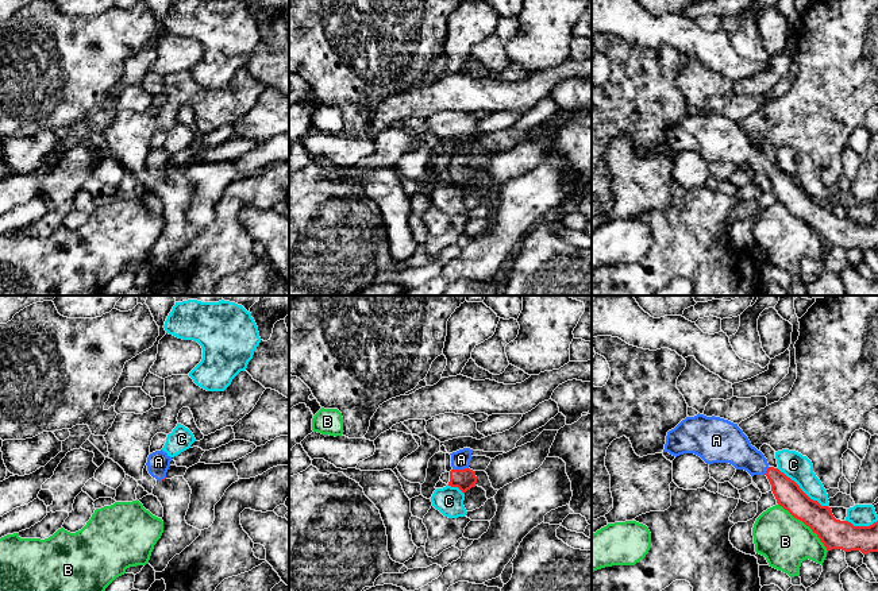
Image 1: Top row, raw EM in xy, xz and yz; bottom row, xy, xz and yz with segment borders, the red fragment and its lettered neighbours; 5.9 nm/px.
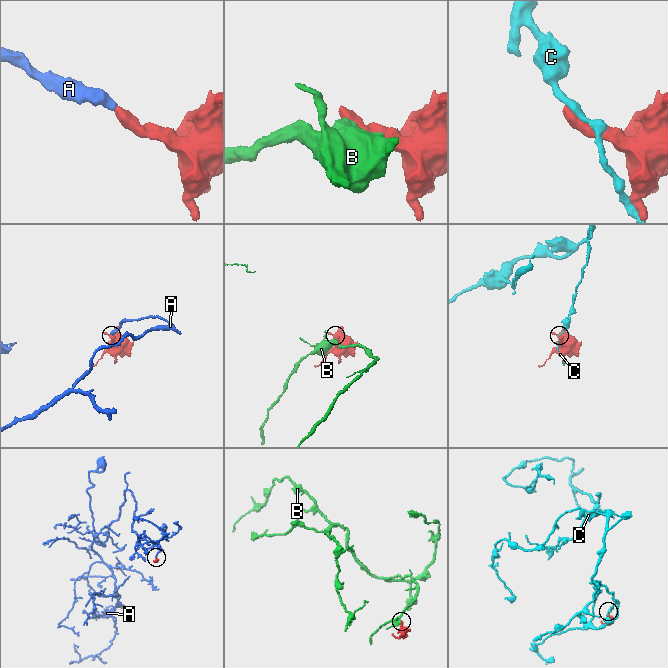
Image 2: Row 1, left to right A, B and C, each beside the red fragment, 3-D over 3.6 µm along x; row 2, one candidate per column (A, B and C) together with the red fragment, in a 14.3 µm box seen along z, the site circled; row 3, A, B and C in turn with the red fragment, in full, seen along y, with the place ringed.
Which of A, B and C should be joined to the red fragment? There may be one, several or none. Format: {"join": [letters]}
{"join": ["A"]}

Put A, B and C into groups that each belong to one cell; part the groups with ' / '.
A / B / C

